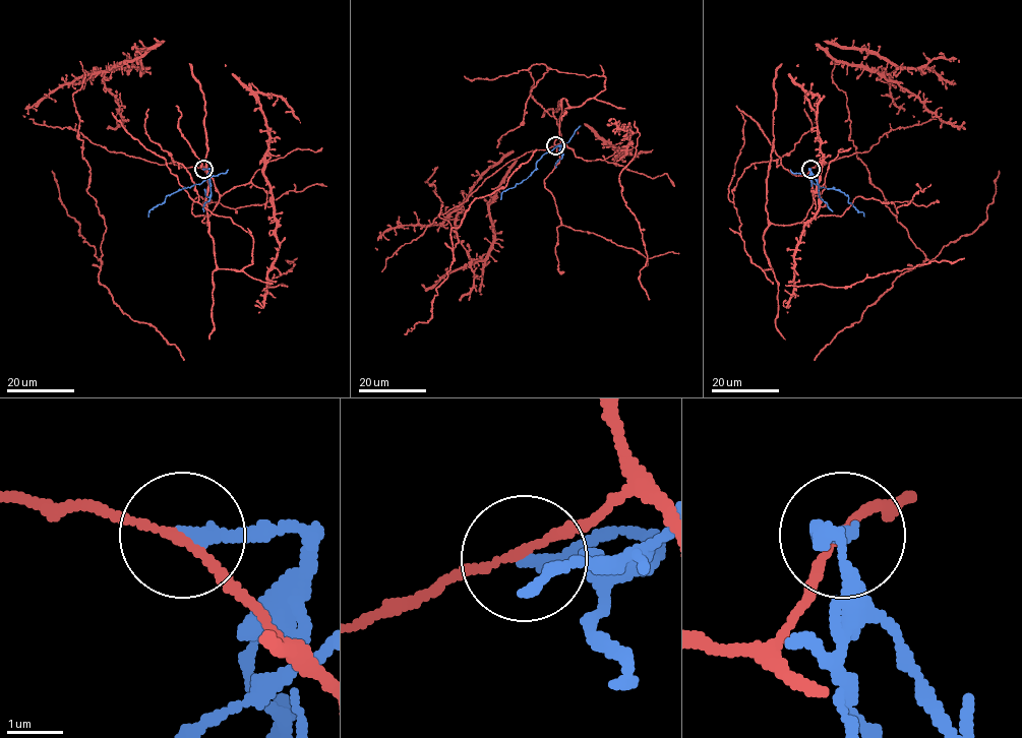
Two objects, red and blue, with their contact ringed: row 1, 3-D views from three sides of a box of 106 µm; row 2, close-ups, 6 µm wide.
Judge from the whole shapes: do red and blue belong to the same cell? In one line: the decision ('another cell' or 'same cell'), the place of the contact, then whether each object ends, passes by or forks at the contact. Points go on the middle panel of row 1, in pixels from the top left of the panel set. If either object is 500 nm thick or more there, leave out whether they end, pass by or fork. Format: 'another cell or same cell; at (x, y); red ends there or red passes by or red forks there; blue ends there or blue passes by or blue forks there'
another cell; at (555, 145); red passes by; blue ends there

